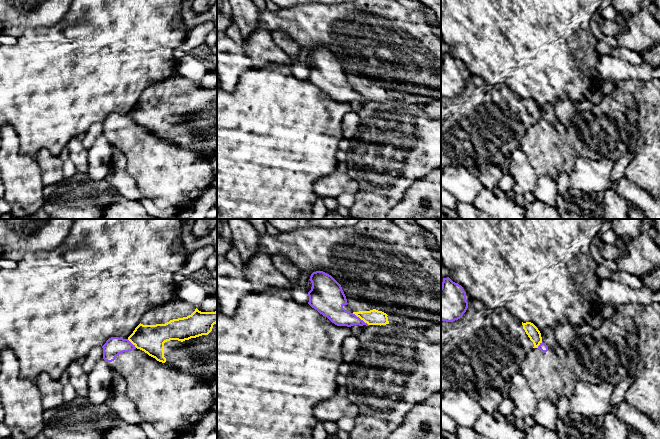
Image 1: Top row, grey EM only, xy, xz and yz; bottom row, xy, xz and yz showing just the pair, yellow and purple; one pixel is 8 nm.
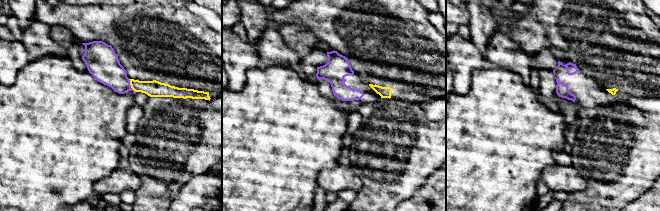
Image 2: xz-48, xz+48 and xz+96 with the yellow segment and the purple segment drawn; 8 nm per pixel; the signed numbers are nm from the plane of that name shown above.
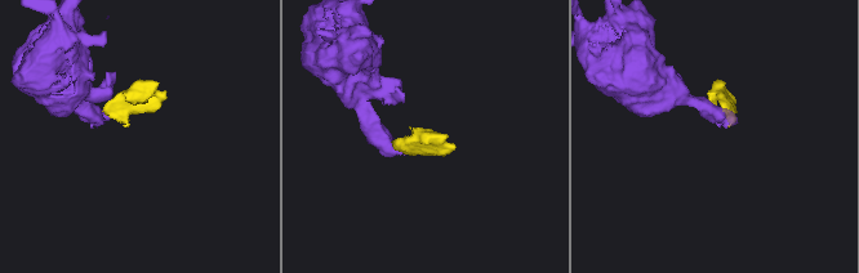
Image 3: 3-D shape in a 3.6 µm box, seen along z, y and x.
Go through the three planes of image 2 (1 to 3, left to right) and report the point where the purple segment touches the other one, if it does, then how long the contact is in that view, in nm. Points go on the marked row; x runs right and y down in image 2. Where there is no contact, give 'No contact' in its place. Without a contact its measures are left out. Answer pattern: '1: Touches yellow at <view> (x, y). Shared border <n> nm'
1: Touches yellow at xz-48 (131, 86). Shared border 130 nm
2: No contact
3: No contact

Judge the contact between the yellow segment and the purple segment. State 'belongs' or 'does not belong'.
does not belong

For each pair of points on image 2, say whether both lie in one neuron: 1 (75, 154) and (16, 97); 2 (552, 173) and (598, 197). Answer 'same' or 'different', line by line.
1: same
2: different

